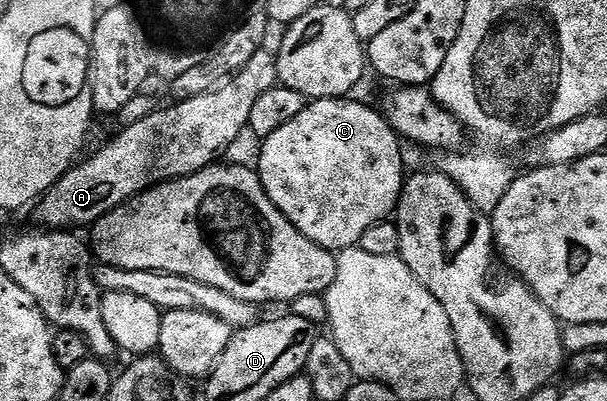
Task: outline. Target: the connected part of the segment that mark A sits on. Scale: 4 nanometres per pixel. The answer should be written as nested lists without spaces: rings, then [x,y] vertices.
[[[261,49],[236,75],[230,76],[226,83],[216,87],[215,90],[201,93],[201,97],[172,102],[172,107],[163,107],[160,111],[129,124],[120,135],[113,136],[96,155],[76,162],[71,170],[65,172],[43,198],[34,204],[33,212],[35,211],[35,219],[39,222],[36,224],[47,229],[79,229],[75,227],[83,227],[86,223],[94,225],[103,216],[129,202],[142,191],[147,191],[159,183],[168,183],[170,179],[180,179],[210,167],[222,156],[219,154],[226,147],[231,147],[238,141],[242,131],[248,130],[249,113],[253,113],[257,97],[261,97],[261,93],[269,93],[269,89],[273,89],[278,83],[275,55],[267,52],[267,49]]]

